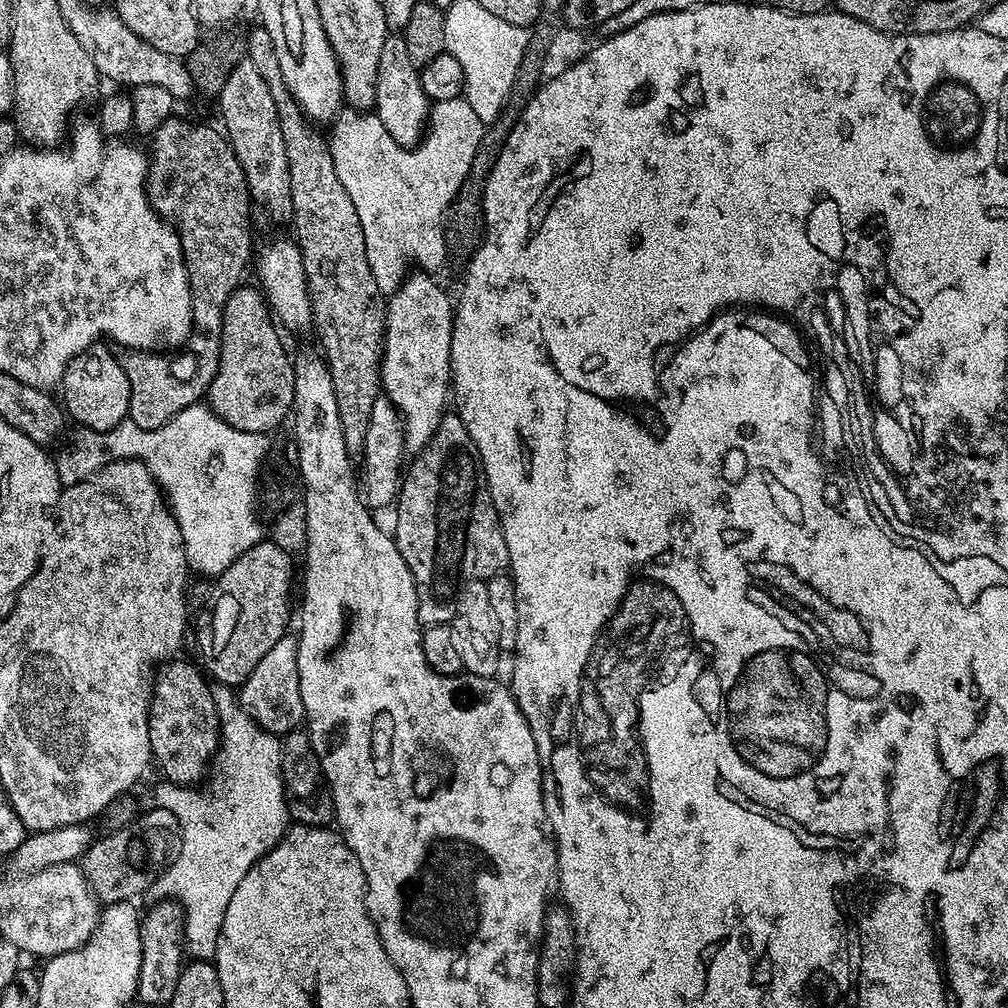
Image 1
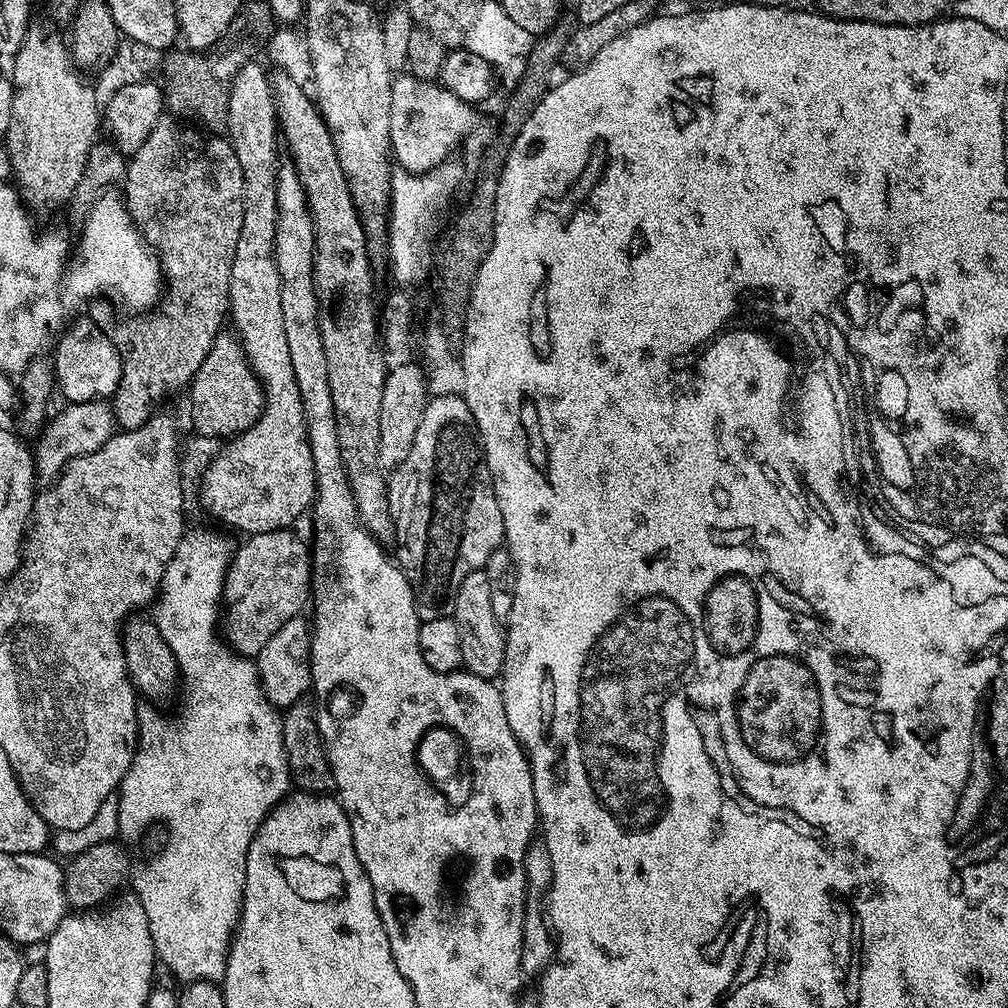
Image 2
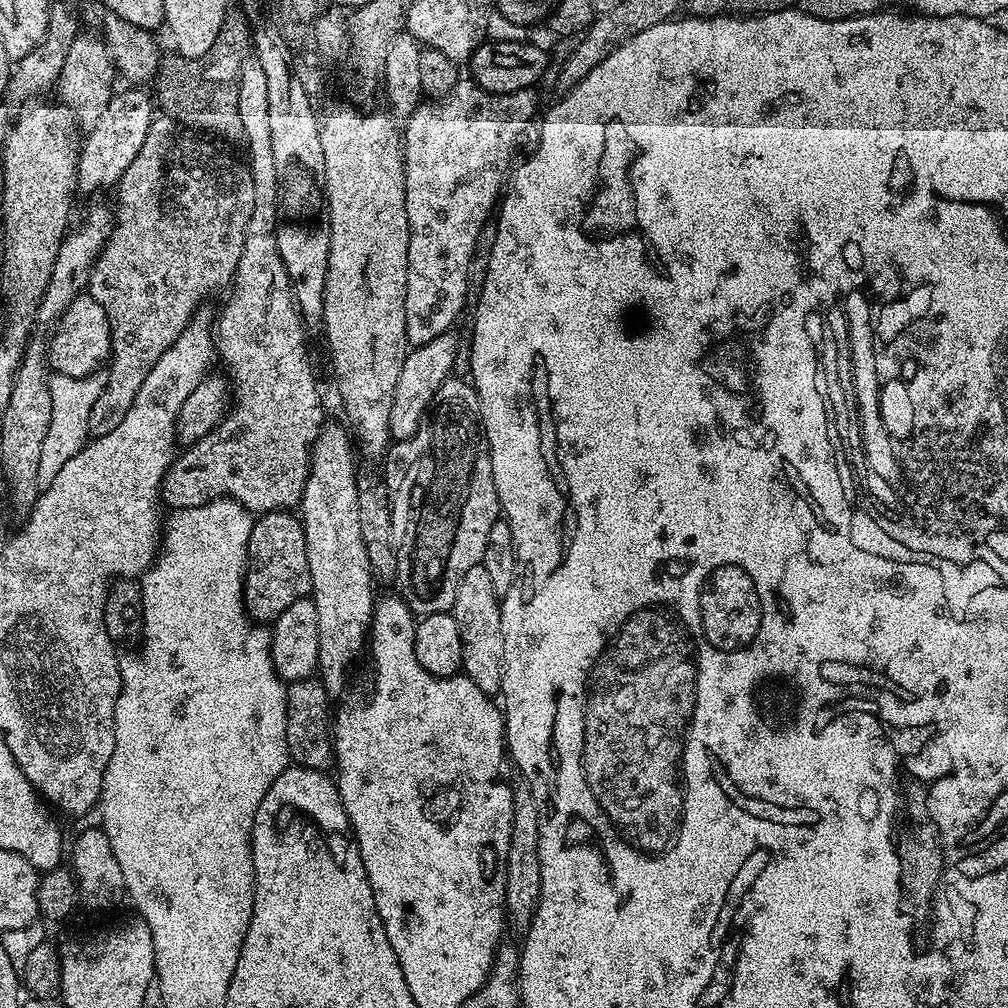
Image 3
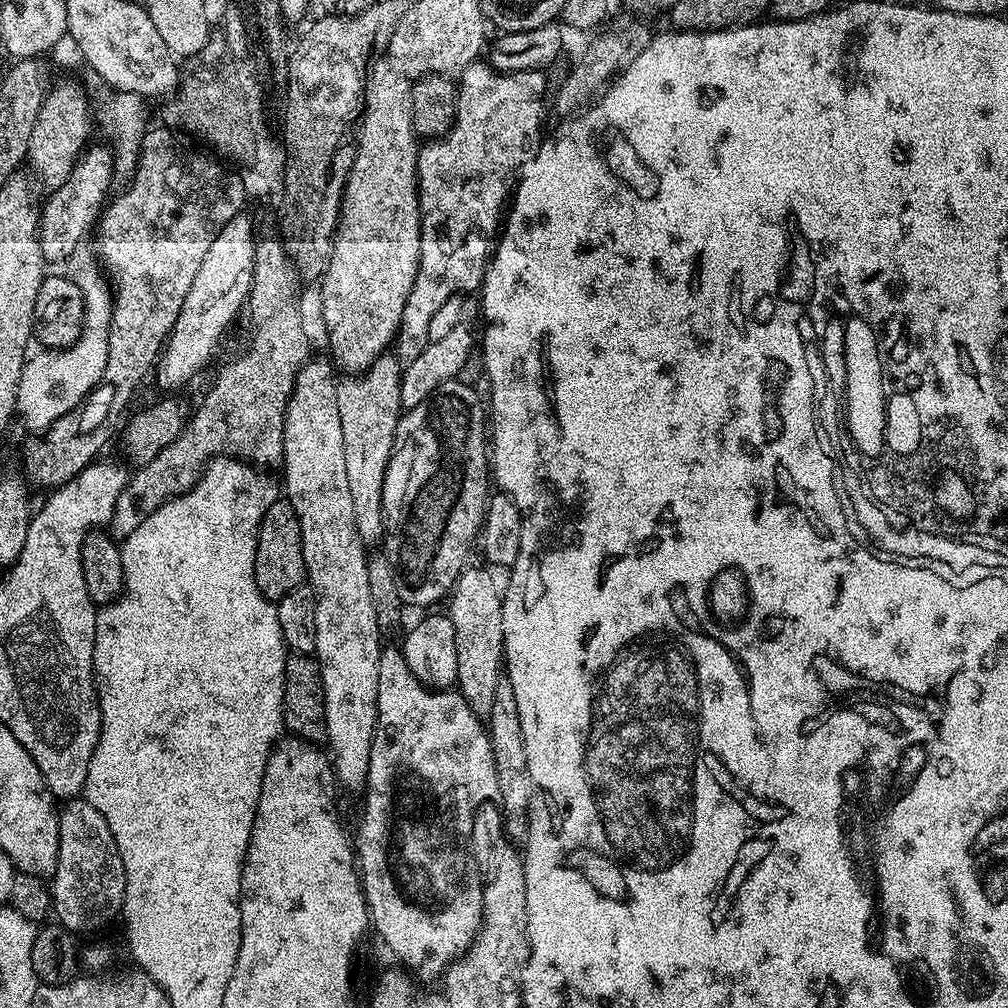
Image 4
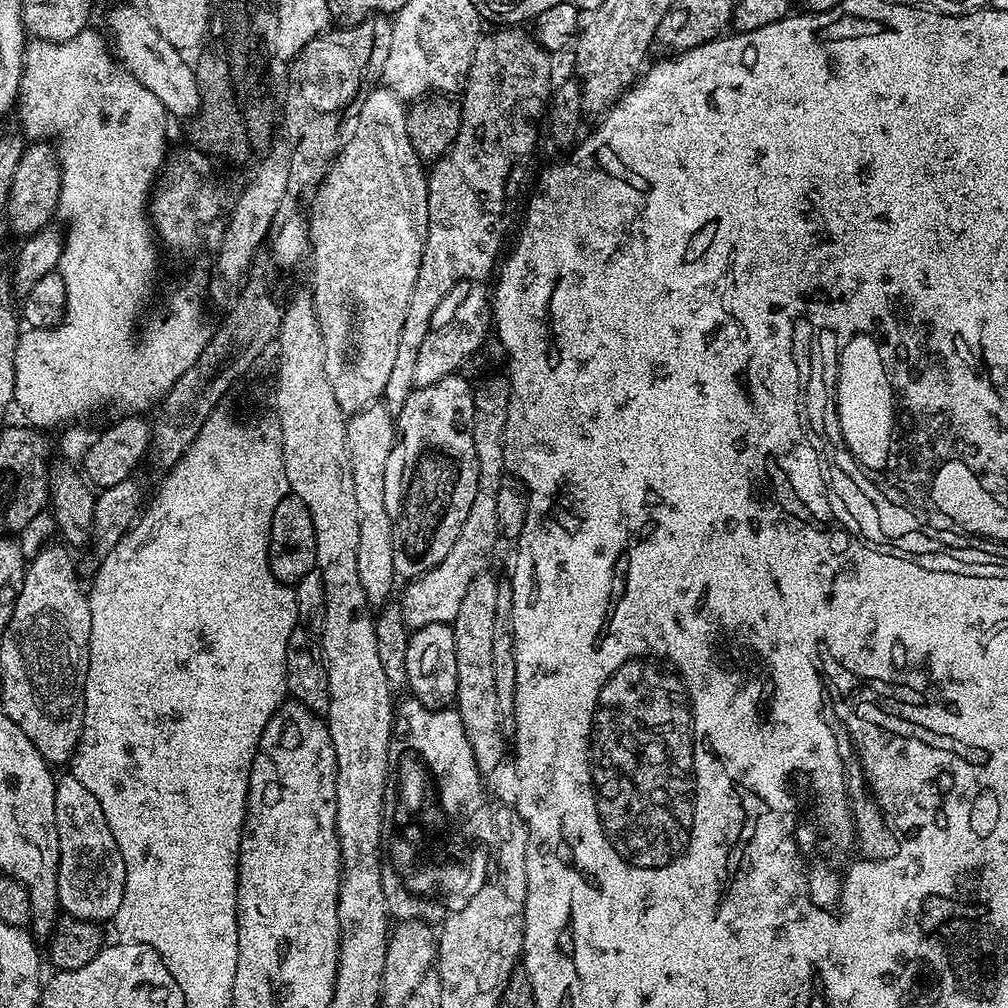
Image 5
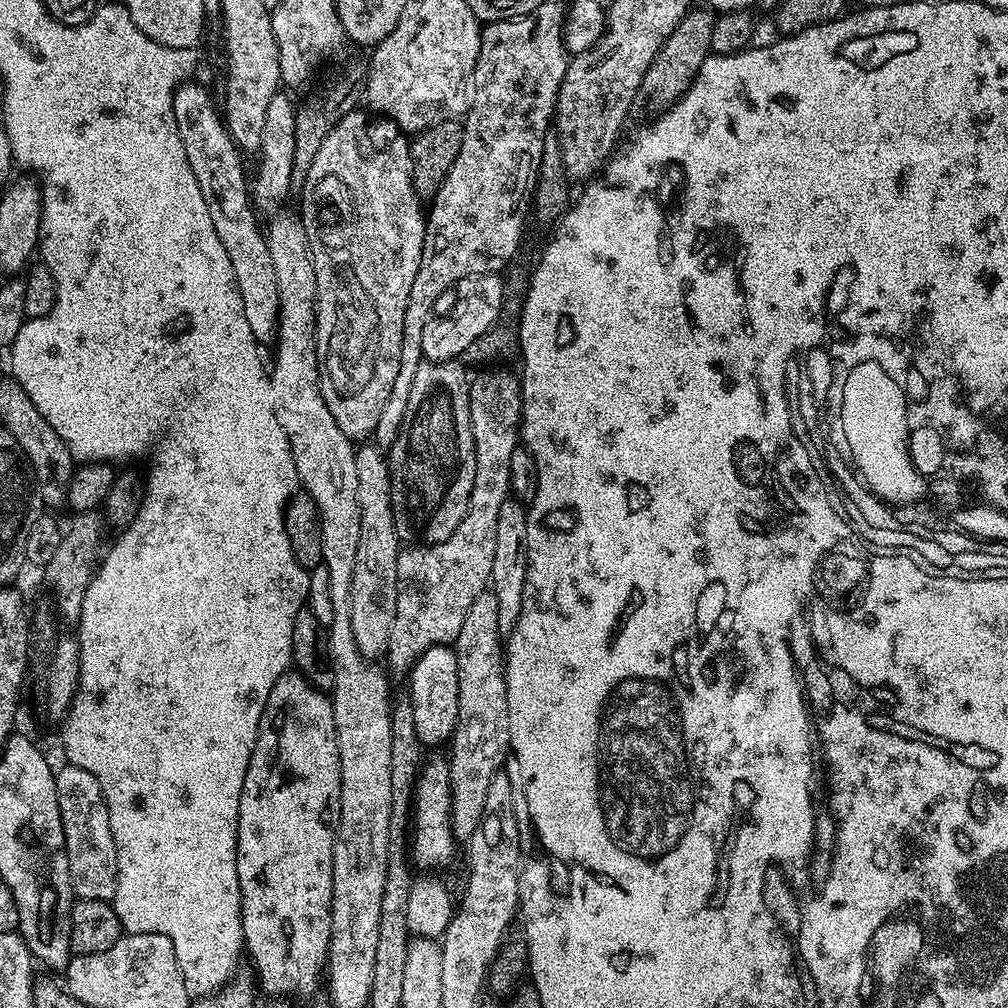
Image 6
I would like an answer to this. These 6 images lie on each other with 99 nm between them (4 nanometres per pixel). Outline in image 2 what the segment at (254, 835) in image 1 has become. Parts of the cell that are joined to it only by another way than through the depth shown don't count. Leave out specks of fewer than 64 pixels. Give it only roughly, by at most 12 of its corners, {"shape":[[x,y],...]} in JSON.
{"shape":[[189,529],[154,622],[184,713],[138,712],[116,824],[159,963],[223,981],[284,721],[219,636],[232,548]]}

